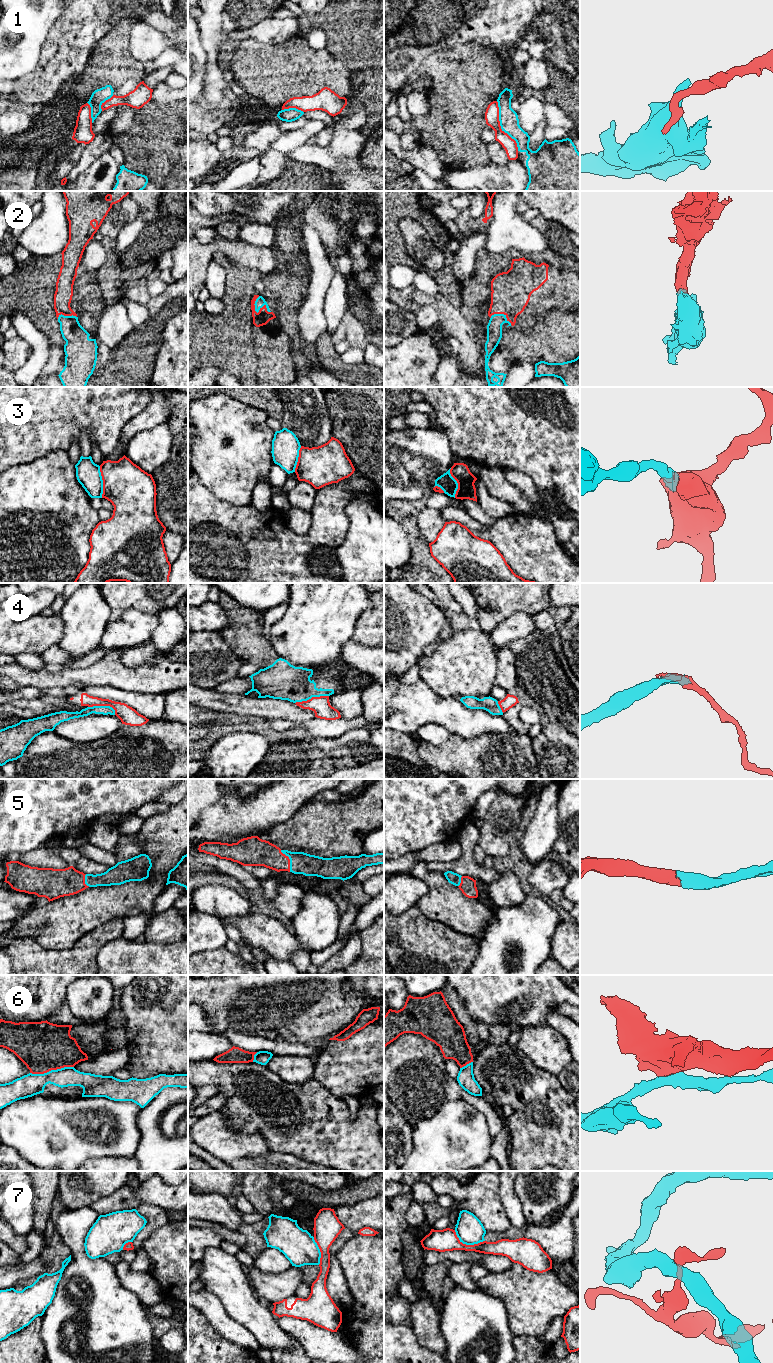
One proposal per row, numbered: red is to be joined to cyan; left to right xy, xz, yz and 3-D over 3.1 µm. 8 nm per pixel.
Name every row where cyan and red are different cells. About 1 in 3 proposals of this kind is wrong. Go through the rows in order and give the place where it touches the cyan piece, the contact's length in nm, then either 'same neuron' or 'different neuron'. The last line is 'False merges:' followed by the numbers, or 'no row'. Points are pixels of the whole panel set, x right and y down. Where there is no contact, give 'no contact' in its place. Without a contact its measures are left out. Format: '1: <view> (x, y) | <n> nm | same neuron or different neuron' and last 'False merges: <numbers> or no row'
1: yz (500, 125) | 440 nm | different neuron
2: xz (257, 312) | 170 nm | same neuron
3: xy (102, 482) | 260 nm | different neuron
4: xz (311, 697) | 280 nm | different neuron
5: xz (290, 860) | 190 nm | same neuron
6: xy (51, 1070) | 360 nm | different neuron
7: yz (467, 1244) | 260 nm | different neuron
False merges: 1, 3, 4, 6, 7

